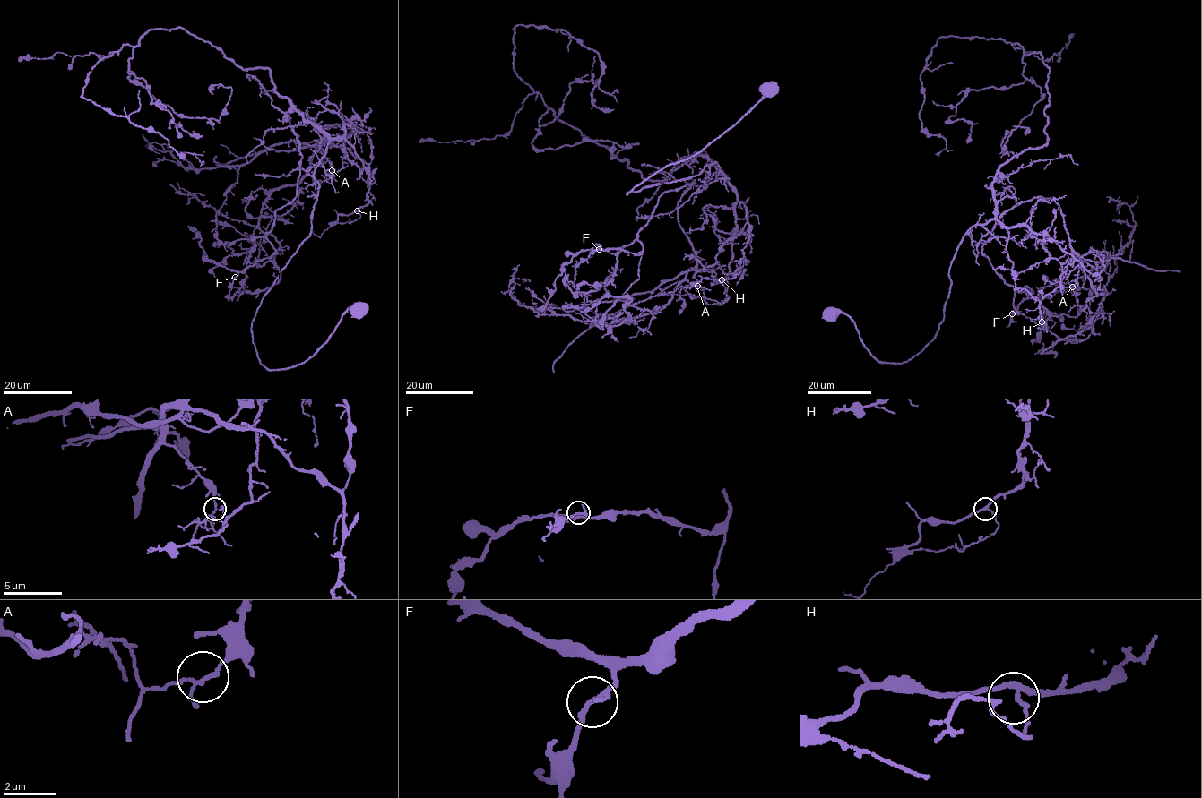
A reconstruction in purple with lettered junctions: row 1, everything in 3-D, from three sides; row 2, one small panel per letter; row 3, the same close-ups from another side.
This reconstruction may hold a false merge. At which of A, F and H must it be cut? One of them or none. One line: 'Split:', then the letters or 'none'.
Split: A

